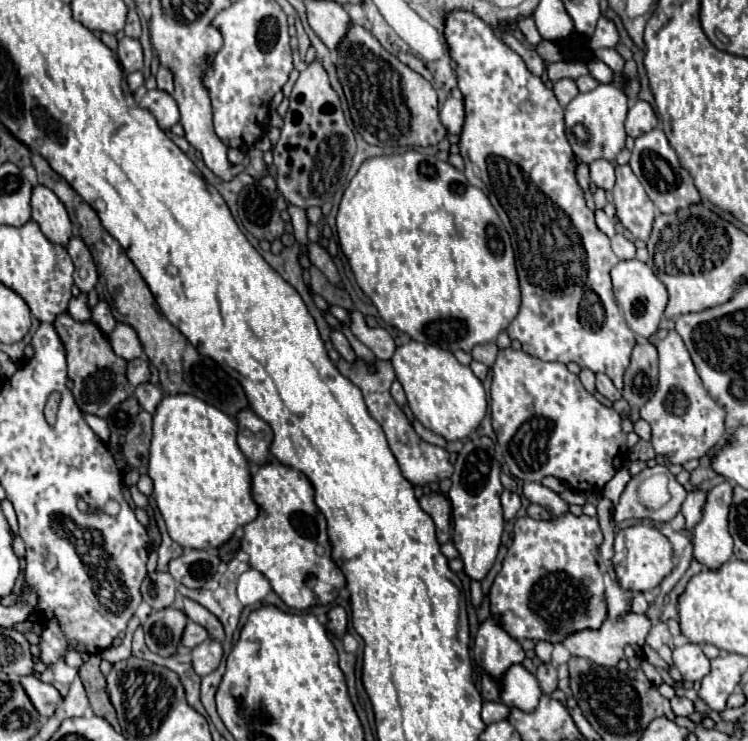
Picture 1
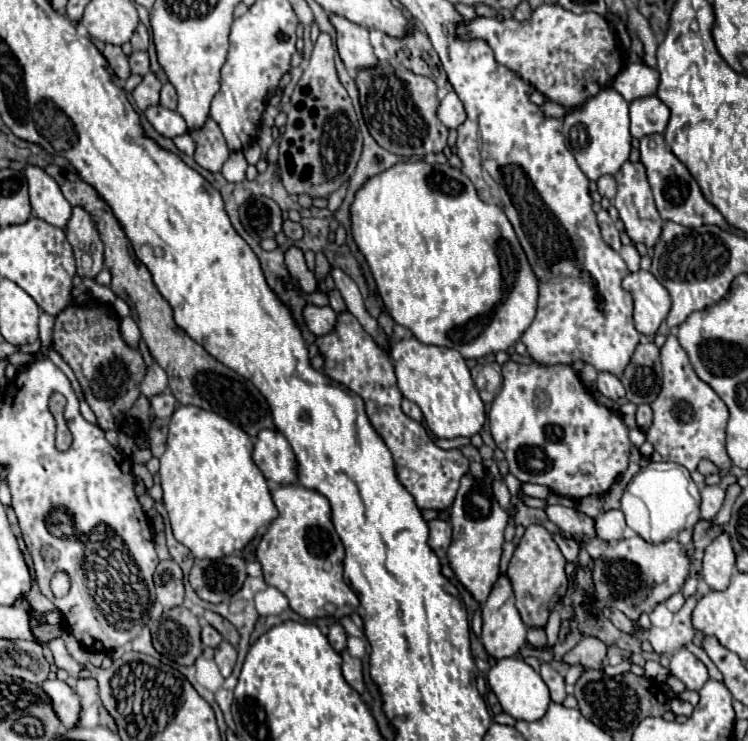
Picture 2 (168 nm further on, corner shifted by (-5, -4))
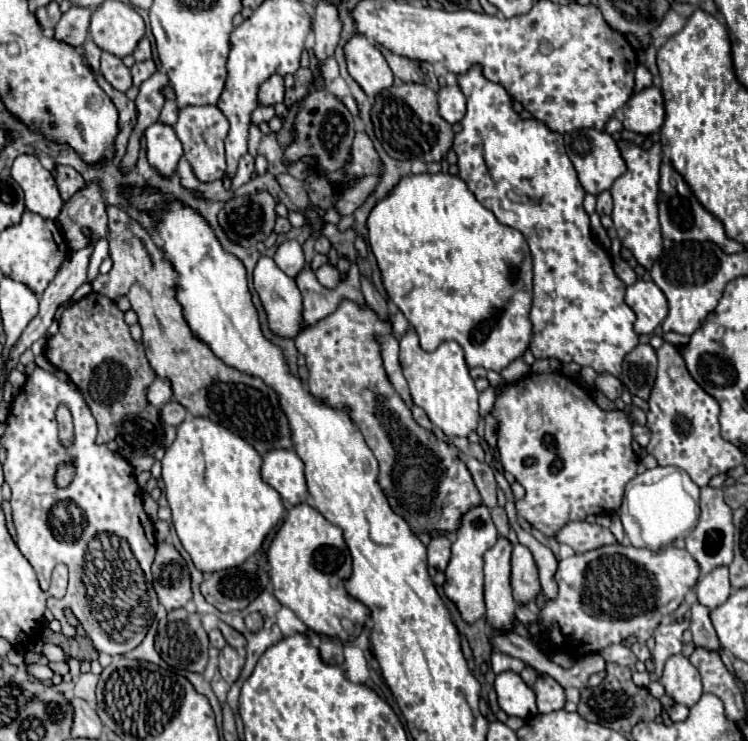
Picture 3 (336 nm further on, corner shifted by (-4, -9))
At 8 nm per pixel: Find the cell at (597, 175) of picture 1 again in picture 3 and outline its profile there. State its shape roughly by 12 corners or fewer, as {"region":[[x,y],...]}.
{"region":[[609,191],[597,195],[597,213],[611,215],[613,209]]}

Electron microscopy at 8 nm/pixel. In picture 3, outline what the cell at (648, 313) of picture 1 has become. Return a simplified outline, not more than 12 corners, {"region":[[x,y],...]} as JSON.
{"region":[[653,281],[627,287],[633,329],[653,333],[667,317],[667,299]]}

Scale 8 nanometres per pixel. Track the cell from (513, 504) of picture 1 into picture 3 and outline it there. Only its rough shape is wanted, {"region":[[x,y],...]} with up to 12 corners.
{"region":[[461,453],[487,507],[497,507],[491,467]]}

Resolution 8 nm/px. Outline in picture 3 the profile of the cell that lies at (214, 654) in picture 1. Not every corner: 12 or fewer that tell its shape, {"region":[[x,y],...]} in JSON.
{"region":[[231,645],[219,655],[219,671],[229,685],[239,679],[245,659]]}

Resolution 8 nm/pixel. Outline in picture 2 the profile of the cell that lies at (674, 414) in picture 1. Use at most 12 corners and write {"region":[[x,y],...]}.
{"region":[[674,334],[648,442],[694,472],[730,468],[728,408]]}

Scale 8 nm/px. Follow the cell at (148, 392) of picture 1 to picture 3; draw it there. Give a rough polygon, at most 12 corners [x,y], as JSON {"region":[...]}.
{"region":[[177,401],[161,409],[163,423],[181,425],[187,409]]}

